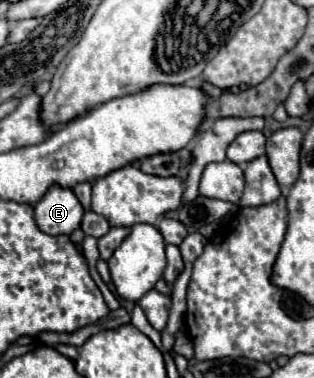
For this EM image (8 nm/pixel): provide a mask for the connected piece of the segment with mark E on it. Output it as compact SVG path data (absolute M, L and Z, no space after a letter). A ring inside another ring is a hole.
M51 187L35 205L35 221L47 235L69 235L81 225L83 207L71 189Z

